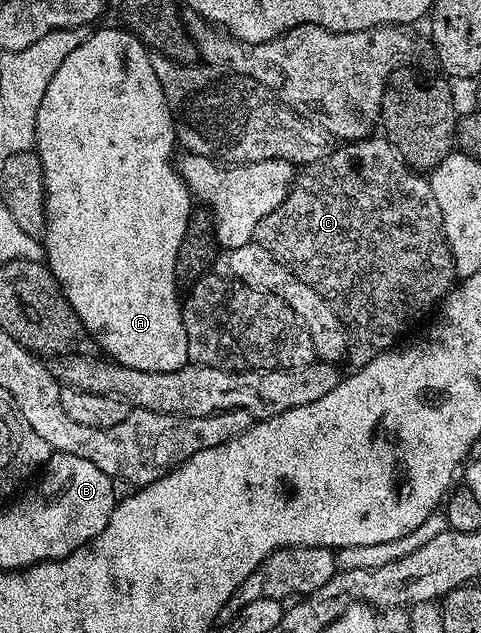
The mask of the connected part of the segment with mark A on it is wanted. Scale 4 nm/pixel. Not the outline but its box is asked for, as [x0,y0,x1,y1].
[35,26,191,372]

